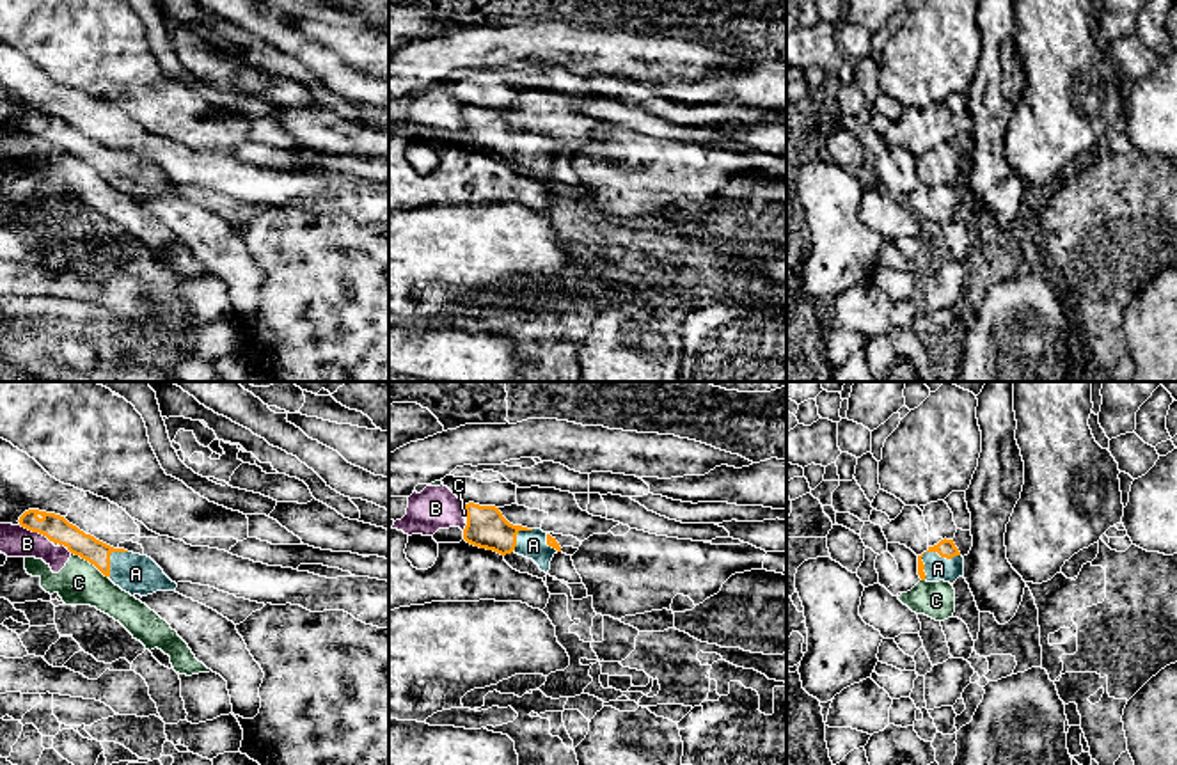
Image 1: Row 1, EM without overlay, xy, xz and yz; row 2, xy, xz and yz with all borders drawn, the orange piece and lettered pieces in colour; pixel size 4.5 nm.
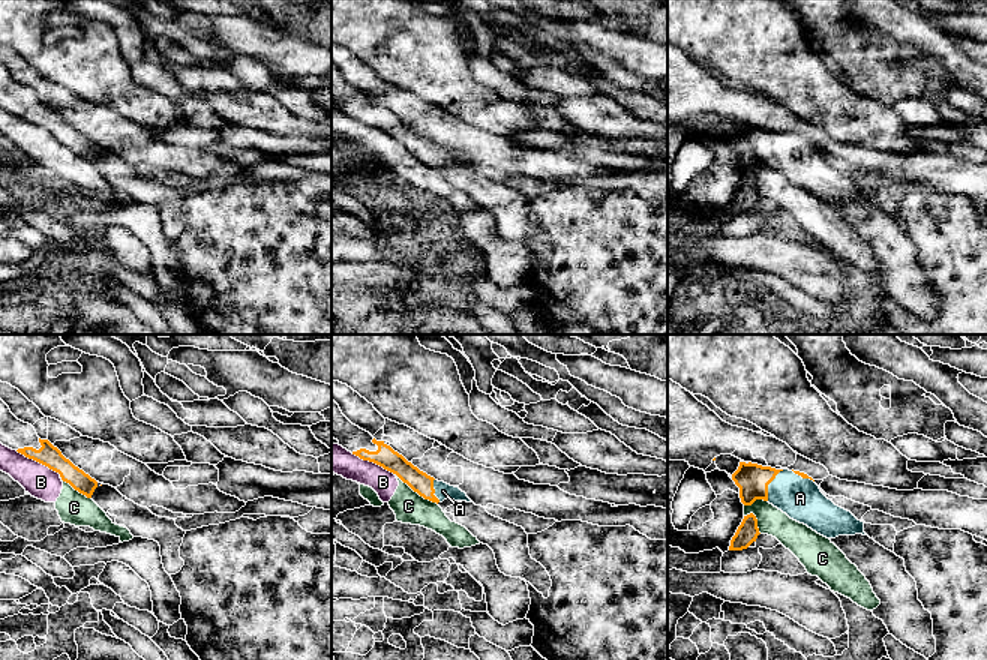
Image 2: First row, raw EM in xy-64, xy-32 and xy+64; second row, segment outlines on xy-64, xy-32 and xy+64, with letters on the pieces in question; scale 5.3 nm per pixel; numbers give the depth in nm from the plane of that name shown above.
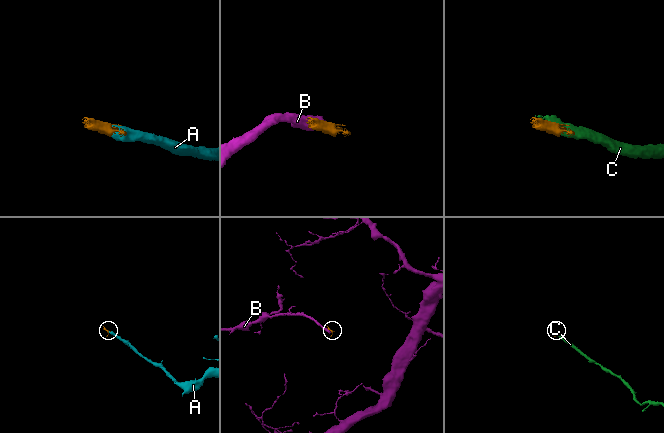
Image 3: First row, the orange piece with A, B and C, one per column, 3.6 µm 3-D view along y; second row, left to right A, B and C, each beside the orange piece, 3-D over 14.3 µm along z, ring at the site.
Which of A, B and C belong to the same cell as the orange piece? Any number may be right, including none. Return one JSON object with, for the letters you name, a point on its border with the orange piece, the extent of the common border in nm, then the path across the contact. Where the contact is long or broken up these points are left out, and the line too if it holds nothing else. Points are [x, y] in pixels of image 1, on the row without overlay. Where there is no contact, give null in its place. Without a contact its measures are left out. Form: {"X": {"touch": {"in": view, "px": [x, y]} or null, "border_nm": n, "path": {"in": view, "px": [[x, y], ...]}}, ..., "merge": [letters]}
{"A": {"touch": {"in": "yz", "px": [929, 153]}, "border_nm": 200, "path": {"in": "yz", "px": [[947, 151], [929, 153], [938, 162], [938, 171]]}}, "merge": ["A"]}

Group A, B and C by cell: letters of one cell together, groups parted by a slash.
A / B C

